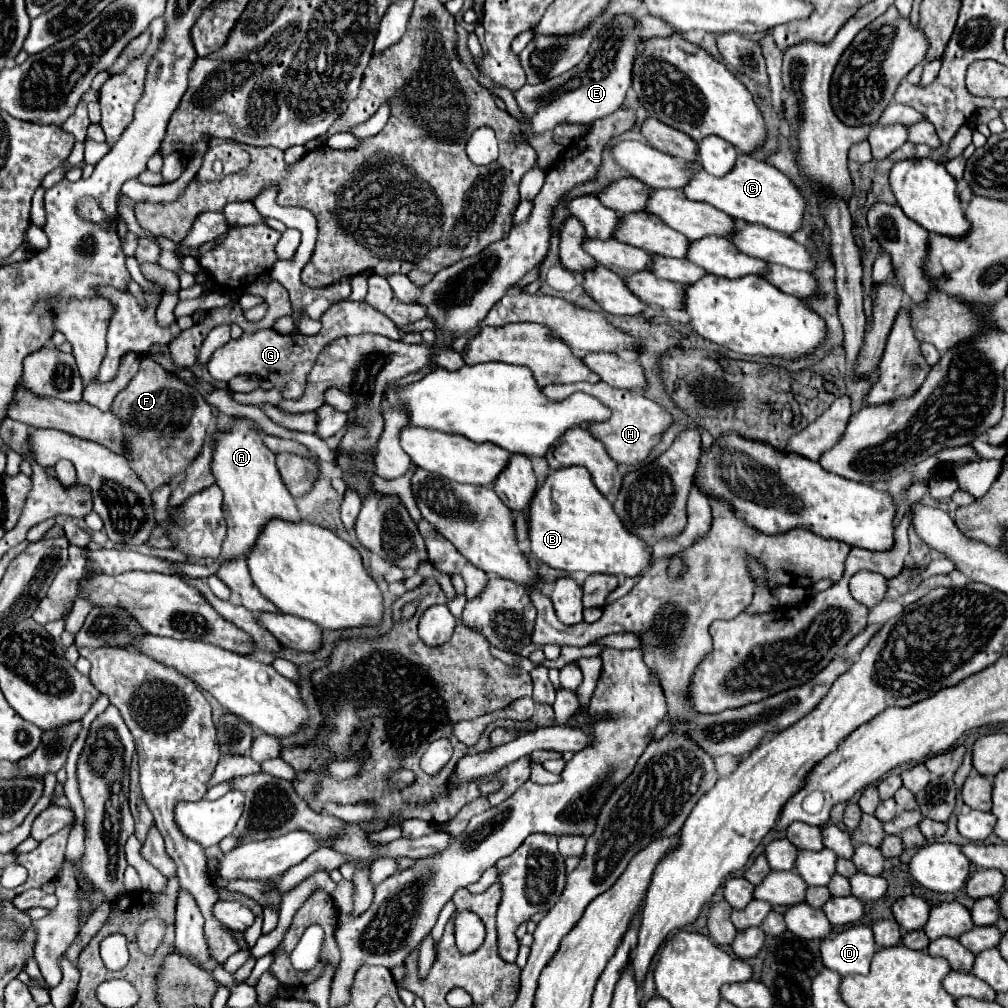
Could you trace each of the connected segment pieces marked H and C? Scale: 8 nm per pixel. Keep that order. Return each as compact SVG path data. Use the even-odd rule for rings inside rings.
M576 382L576 384L554 384L554 386L546 386L542 388L542 392L552 398L552 400L560 400L560 398L568 398L574 392L586 392L594 398L598 398L602 404L612 408L612 420L608 420L606 424L590 424L586 426L590 432L594 432L594 436L598 440L604 442L604 446L608 448L608 454L618 462L618 464L638 464L642 460L646 460L652 452L652 448L656 446L656 440L664 436L664 432L672 426L674 418L672 414L658 406L656 402L648 400L642 394L632 394L632 392L624 392L618 388L612 388L604 382L598 384L588 384L588 382Z
M740 154L736 160L736 168L732 168L732 172L720 180L716 180L714 176L708 176L708 172L700 168L700 162L692 162L688 166L694 170L694 178L684 186L684 194L690 196L690 200L712 204L714 208L726 212L734 220L760 224L770 230L782 232L786 236L800 230L806 198L798 190L798 186L794 186L794 182L788 180L788 176L784 176L772 164Z

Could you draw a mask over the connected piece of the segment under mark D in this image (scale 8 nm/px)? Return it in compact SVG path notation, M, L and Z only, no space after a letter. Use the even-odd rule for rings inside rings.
M866 924L850 926L820 942L820 956L824 966L832 968L840 976L866 974L874 952L874 936Z

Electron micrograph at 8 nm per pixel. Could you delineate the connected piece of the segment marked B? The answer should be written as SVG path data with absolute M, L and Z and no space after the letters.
M580 466L550 472L526 514L530 518L532 554L550 568L636 578L652 564L646 542L624 528L612 504L594 488L592 478Z

